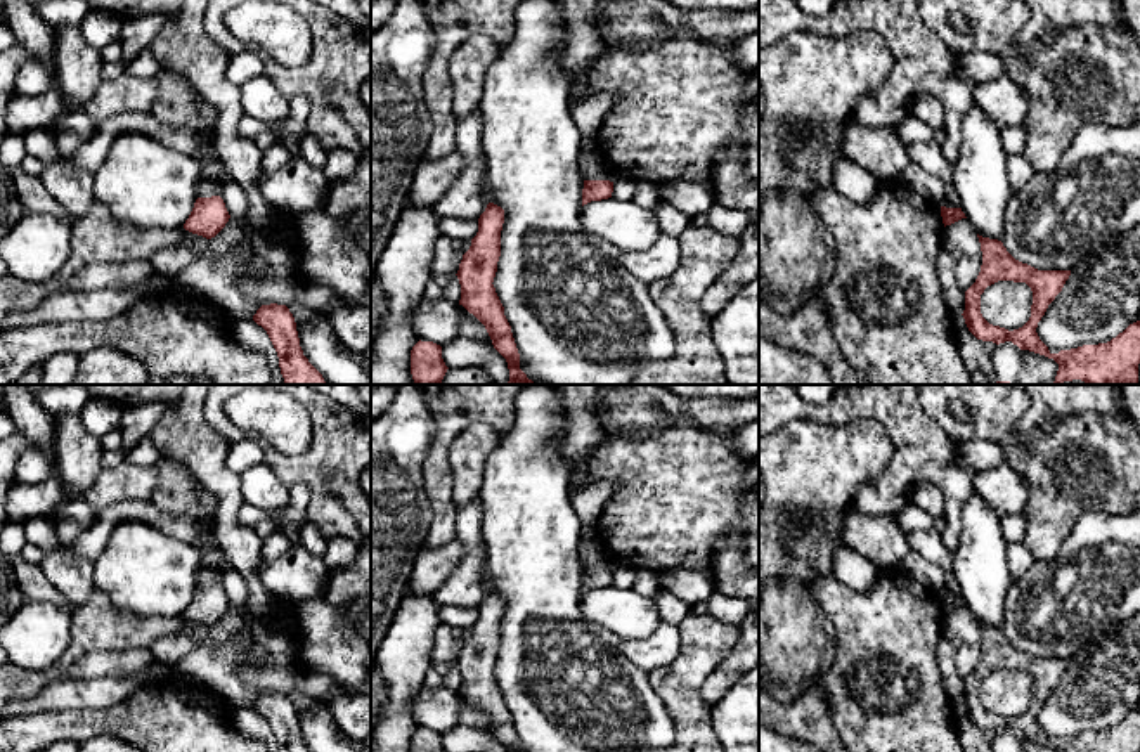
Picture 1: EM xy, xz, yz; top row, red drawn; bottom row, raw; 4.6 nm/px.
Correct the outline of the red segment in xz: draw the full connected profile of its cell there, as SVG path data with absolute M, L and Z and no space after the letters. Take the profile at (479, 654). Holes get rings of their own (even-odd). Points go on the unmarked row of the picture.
M489 591L478 606L478 620L471 627L470 638L463 643L456 662L461 672L459 693L485 714L494 736L508 752L520 752L511 714L492 672L501 645L502 612L504 598Z

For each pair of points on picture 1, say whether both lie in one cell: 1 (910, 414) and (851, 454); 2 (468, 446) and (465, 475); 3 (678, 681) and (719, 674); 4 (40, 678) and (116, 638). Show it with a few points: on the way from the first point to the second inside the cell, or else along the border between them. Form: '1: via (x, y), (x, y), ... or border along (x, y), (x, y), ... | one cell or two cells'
1: border along (849, 420), (882, 428), (889, 465) | two cells
2: via (468, 453), (468, 468) | one cell
3: border along (735, 645), (702, 687), (702, 699), (711, 707) | two cells
4: via (59, 667), (89, 638), (97, 638) | one cell

